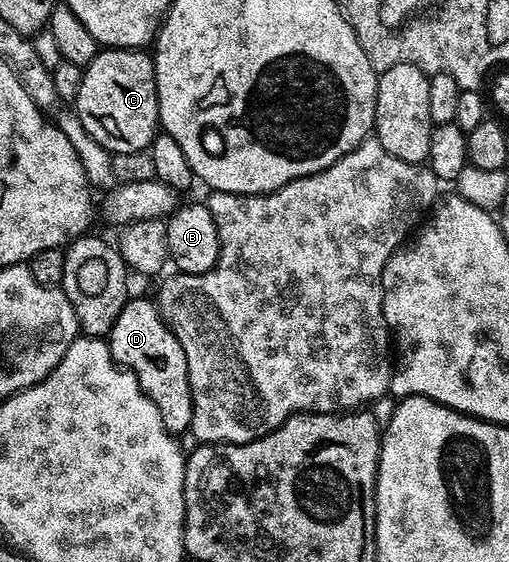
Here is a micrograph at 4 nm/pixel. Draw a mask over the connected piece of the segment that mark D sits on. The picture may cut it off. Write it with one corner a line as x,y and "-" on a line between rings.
127,298
116,325
112,325
108,336
112,357
121,367
129,367
147,397
160,409
160,417
171,433
189,432
192,421
192,389
188,381
188,361
180,341
172,329
162,320
162,313
153,298

